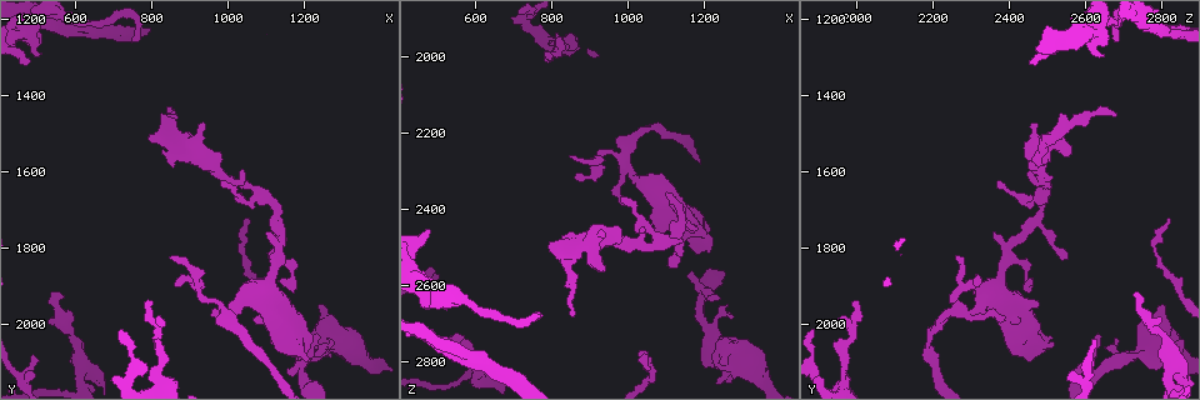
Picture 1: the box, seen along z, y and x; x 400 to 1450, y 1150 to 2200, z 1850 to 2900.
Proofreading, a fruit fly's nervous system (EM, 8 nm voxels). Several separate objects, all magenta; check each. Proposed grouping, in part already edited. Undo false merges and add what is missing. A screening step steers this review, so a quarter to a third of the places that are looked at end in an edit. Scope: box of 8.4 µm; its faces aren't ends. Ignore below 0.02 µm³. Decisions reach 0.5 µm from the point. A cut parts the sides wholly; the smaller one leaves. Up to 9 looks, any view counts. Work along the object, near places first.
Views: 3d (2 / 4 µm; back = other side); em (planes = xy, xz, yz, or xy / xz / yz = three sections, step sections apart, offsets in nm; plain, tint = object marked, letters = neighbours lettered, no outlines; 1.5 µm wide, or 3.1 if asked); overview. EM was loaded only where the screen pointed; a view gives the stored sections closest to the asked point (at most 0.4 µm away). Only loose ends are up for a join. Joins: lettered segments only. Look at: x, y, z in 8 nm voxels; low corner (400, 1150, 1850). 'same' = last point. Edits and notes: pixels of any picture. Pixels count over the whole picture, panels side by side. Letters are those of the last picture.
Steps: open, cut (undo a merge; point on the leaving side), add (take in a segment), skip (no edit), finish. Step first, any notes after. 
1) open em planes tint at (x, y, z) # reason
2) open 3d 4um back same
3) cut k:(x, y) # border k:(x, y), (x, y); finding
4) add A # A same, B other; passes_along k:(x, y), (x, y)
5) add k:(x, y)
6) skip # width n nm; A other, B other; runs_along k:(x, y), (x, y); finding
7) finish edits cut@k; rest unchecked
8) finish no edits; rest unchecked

open 3d 4um back at (990, 1975, 2270) # thin neck

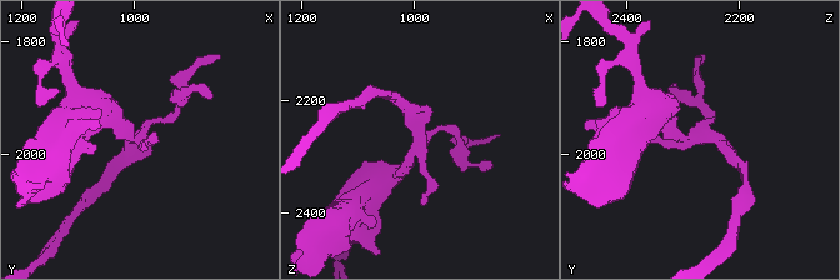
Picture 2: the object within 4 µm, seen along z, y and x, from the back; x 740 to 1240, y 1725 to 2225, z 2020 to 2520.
open em xz step 4 tint at (985, 1970, 2275)

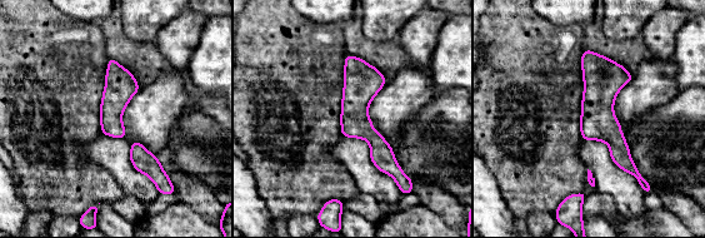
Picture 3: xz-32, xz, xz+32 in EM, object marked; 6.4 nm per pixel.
open em xz step 4 letters same

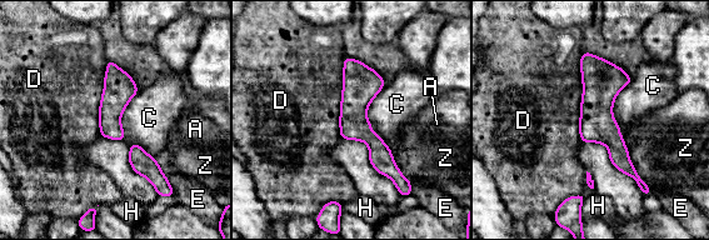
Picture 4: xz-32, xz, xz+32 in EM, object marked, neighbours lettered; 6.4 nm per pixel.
skip # A other, C other, D other, E other, H other, Z other; runs_along 4:(348, 60), (355, 123), (399, 178); all the same neuron

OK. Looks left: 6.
open 3d 2um back at (1105, 1835, 2550) # tapers out

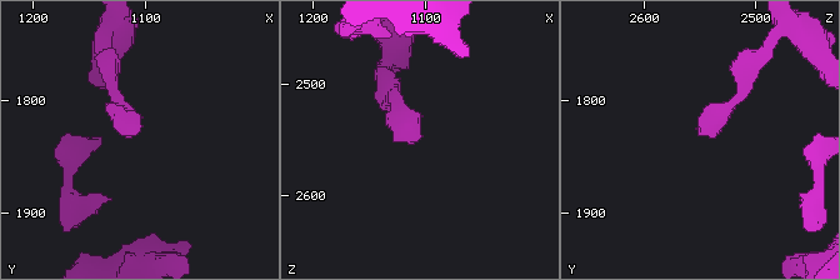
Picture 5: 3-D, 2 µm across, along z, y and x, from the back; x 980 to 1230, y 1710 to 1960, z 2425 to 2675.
open em xy step 4 tint at (1112, 1832, 2550)

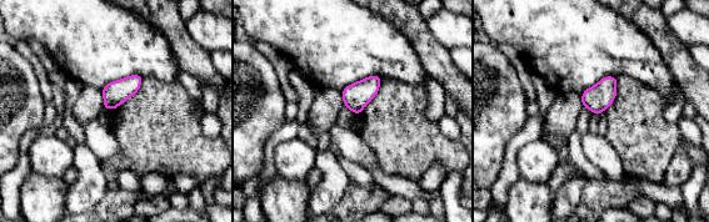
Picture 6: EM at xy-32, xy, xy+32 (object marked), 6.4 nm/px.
open em planes letters same # another direction

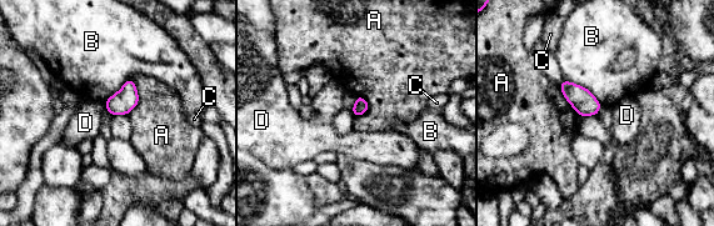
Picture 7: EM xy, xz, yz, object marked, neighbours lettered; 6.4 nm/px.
skip # width 90 nm; A other, B other, C other, D other; none of them fits

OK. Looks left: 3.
open 3d 2um at (1270, 2050, 2690) # tapers out

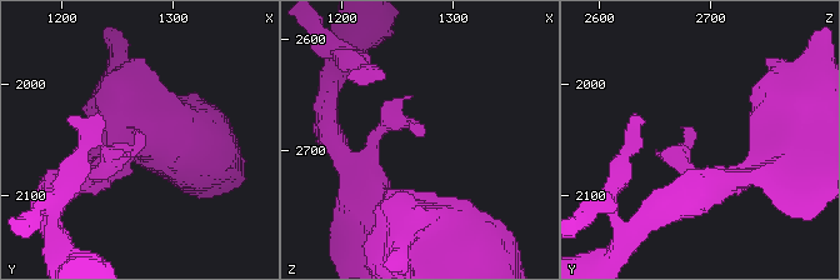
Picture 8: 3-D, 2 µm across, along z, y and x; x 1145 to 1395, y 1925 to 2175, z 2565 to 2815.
open em planes tint at (1274, 2046, 2688) # shape alone is not enough

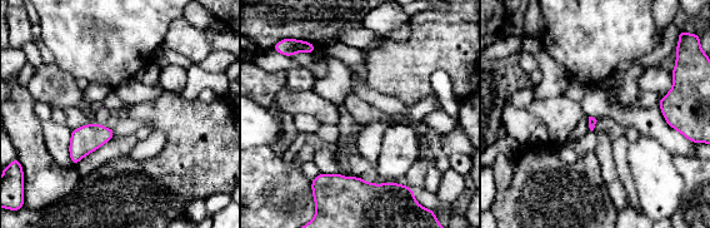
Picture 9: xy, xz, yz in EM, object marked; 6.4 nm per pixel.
open em planes letters same # what lies round it

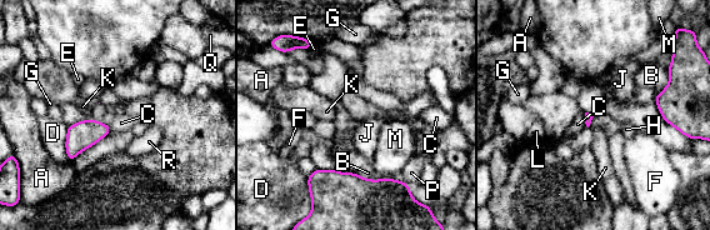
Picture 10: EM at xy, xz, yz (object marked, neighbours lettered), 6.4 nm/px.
skip # A other, B other, C other, D other, E other, F other, G other, H other, J other, K other, L other, M other, P other, Q other, R other; border 10:(91, 119), (86, 120); no lettered segment goes on from it

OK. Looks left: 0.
finish no edits; rest unchecked

